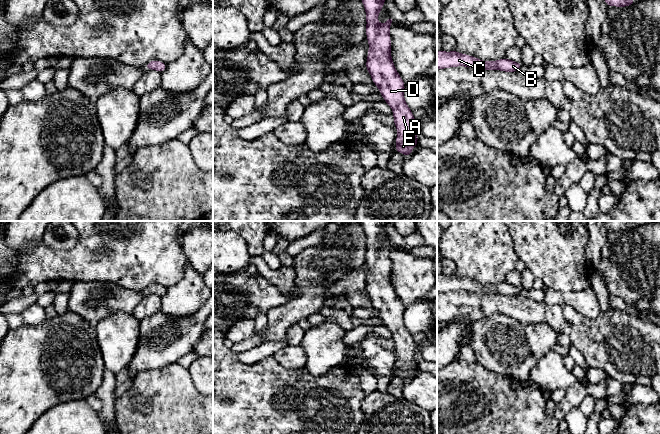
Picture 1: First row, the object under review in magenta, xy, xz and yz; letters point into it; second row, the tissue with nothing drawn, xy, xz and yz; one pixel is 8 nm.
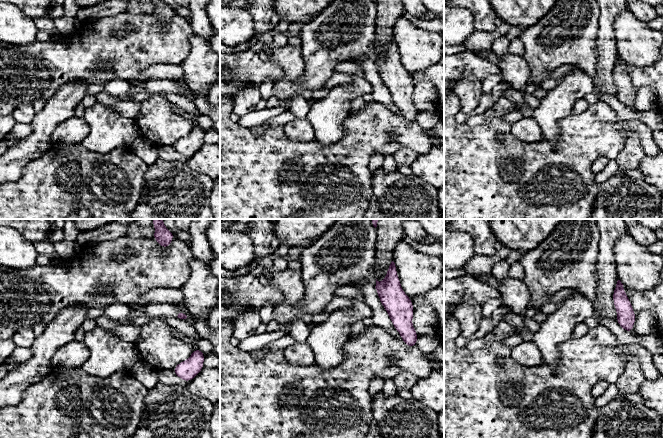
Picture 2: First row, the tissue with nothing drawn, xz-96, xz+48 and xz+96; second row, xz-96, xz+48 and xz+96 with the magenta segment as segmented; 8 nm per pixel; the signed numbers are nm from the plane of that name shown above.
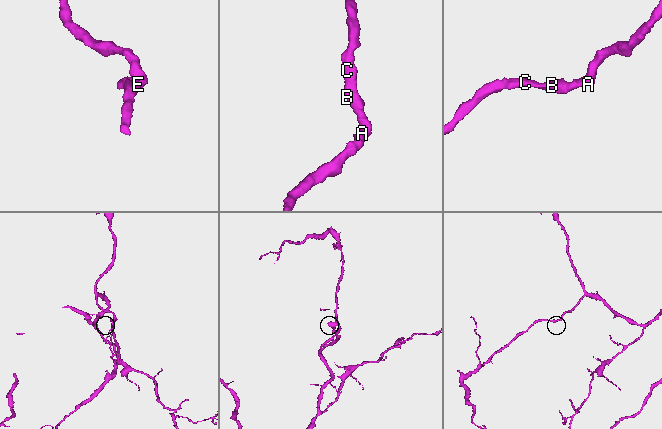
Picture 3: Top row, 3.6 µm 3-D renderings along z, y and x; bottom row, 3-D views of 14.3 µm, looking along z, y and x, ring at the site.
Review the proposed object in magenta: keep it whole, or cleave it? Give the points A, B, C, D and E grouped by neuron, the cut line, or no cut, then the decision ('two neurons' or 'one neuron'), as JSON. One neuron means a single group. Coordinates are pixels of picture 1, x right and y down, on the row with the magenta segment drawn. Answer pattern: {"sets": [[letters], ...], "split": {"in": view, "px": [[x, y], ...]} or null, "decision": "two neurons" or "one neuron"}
{"sets": [["A", "B", "C", "D", "E"]], "split": null, "decision": "one neuron"}

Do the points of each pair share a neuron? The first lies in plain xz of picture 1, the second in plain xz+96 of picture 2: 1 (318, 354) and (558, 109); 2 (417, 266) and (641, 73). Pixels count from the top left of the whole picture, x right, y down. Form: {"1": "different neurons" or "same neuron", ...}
{"1": "same neuron", "2": "different neurons"}

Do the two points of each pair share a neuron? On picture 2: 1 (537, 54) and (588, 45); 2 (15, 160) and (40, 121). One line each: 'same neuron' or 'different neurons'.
1: same neuron
2: same neuron

